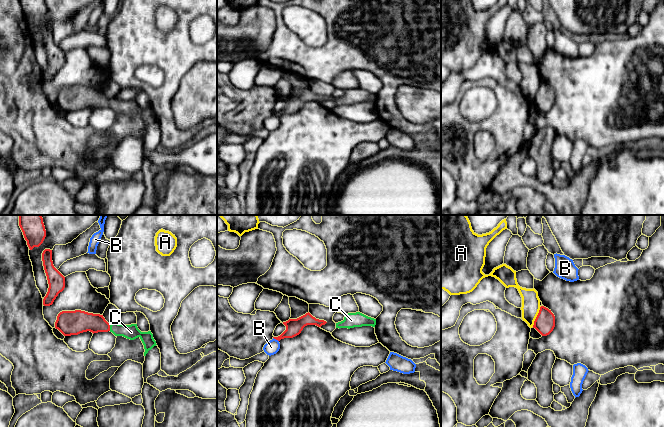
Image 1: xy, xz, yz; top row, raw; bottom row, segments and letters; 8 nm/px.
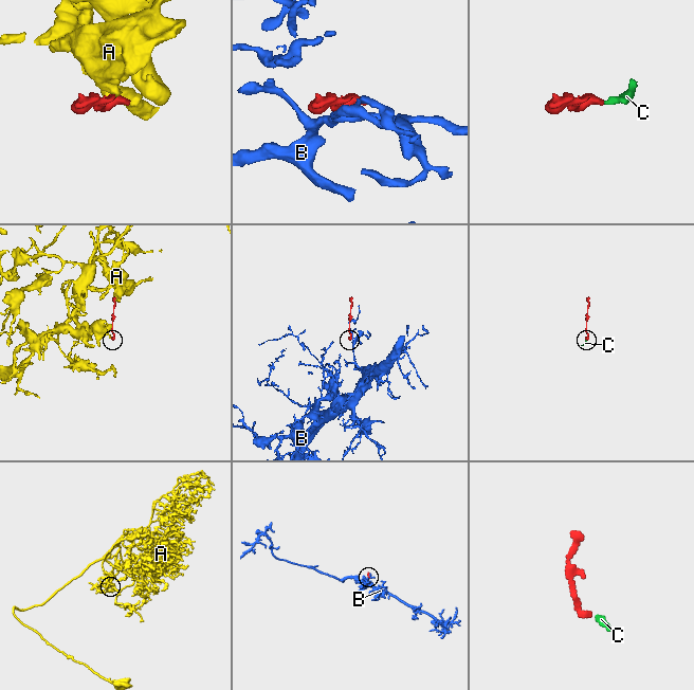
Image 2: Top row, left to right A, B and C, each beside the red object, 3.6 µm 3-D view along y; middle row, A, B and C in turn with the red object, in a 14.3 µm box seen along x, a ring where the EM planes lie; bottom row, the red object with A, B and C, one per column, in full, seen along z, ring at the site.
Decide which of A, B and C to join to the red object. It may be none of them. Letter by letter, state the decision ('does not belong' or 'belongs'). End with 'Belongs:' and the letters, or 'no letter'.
A: does not belong
B: does not belong
C: belongs
Belongs: C

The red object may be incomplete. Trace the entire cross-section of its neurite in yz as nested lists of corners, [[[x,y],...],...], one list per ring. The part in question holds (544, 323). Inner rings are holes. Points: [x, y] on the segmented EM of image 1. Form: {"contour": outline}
{"contour": [[[541,306],[534,321],[535,328],[542,336],[549,335],[555,327],[555,316],[548,308]]]}

